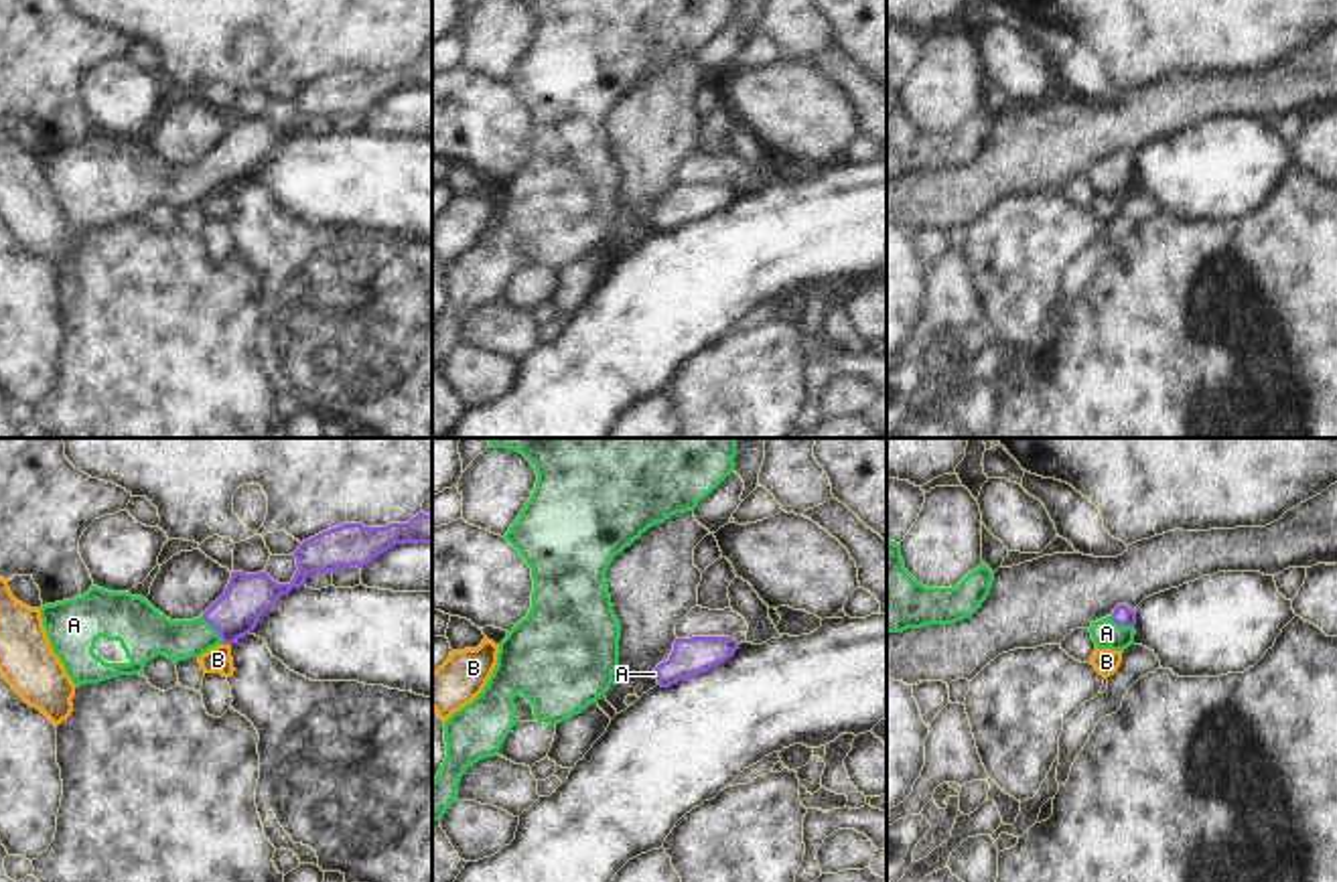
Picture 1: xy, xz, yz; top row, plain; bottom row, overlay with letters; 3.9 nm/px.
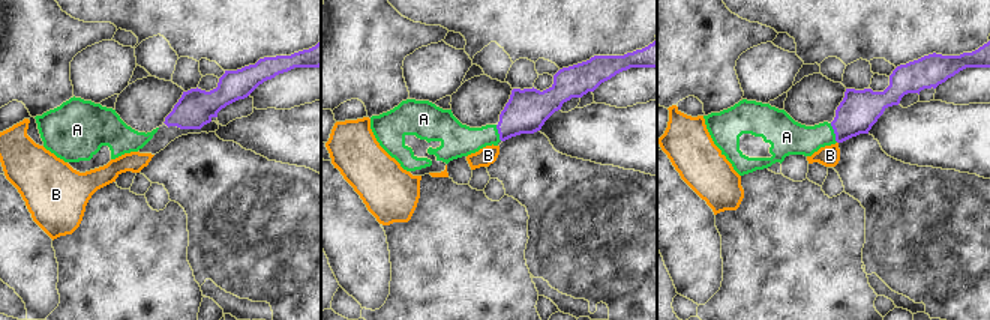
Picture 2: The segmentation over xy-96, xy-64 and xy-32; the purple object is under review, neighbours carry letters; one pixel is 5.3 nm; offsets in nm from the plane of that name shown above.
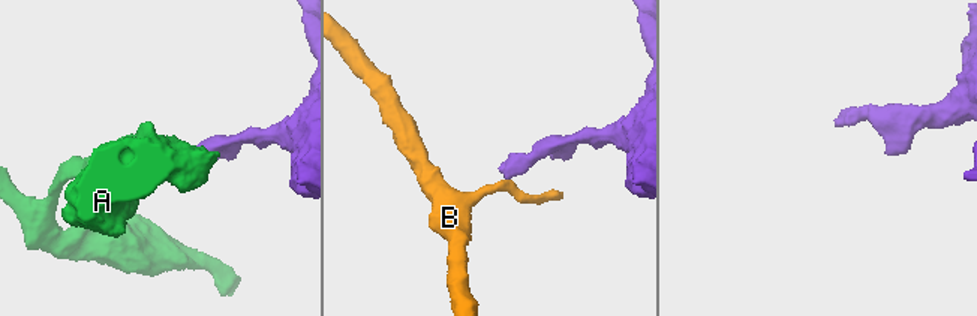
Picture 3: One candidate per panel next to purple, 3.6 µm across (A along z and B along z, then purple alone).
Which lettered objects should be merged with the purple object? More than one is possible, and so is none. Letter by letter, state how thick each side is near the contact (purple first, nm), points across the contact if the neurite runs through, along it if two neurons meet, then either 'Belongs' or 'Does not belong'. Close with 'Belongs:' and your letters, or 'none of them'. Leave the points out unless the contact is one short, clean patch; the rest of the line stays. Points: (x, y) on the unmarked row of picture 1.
A: Thickness 190 nm (purple) against 170 nm. Path across: xy (236, 159), (216, 175), (203, 179), (153, 179). Belongs
B: Thickness 190 nm (purple) against 110 nm. Boundary: xy (224, 189), (230, 191). Does not belong
Belongs: A

